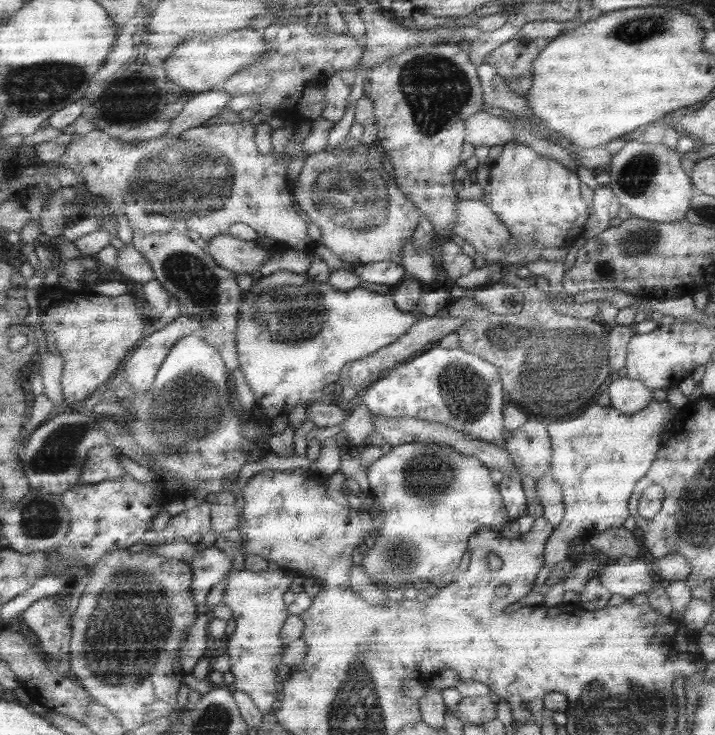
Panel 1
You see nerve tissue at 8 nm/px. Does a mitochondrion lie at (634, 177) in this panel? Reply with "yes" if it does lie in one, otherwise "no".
yes

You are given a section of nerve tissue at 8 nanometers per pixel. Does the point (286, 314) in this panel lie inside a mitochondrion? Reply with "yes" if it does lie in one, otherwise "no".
yes

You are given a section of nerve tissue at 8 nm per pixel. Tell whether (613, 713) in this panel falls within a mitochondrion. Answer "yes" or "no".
yes

